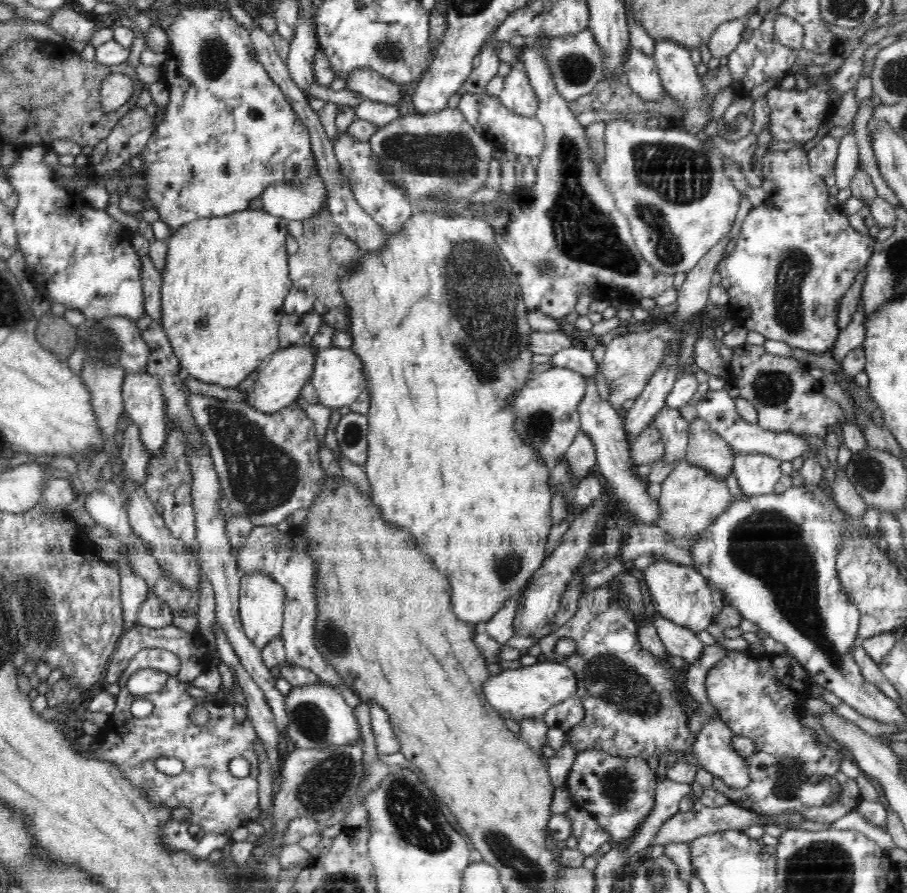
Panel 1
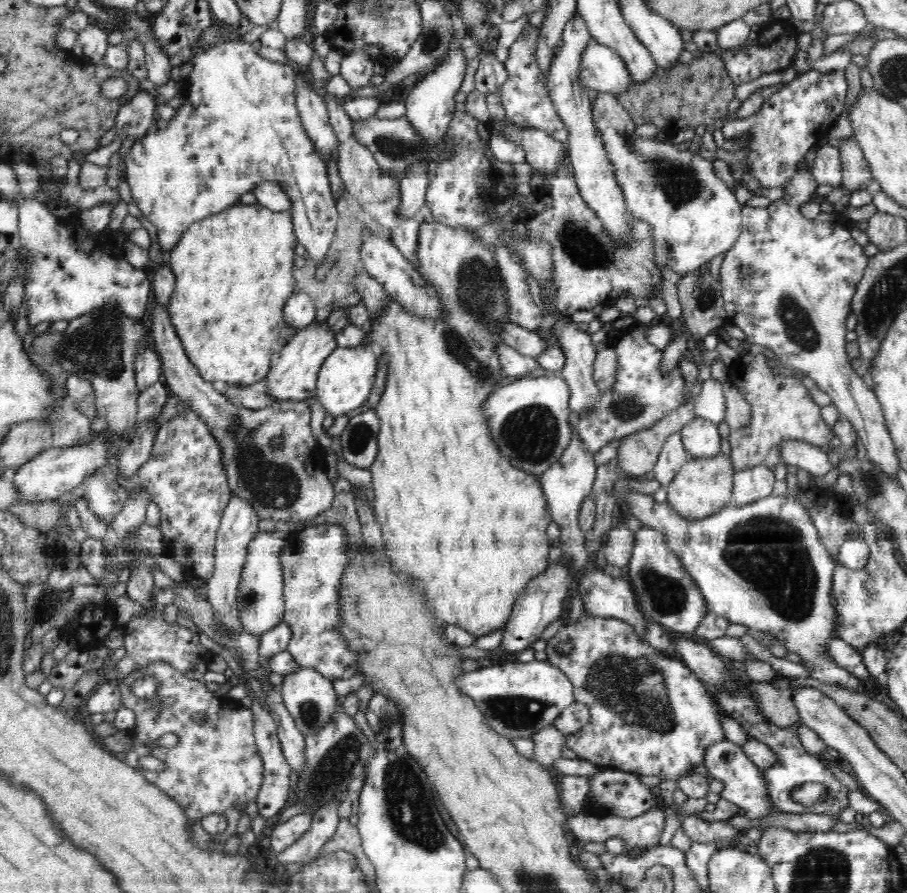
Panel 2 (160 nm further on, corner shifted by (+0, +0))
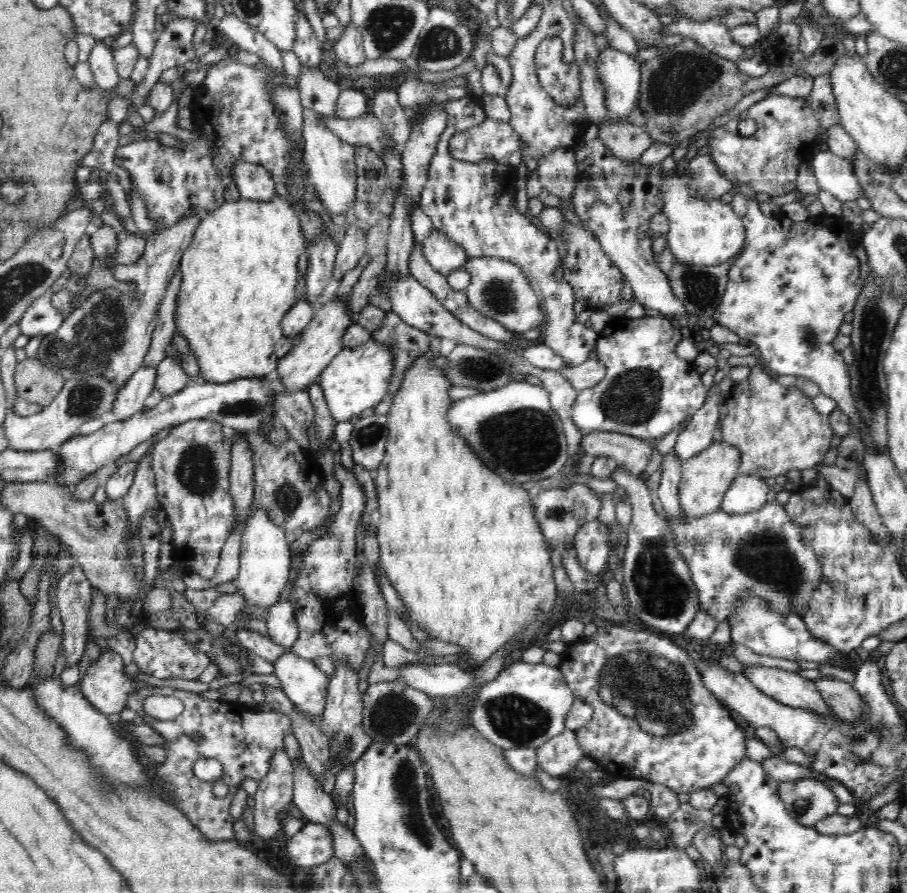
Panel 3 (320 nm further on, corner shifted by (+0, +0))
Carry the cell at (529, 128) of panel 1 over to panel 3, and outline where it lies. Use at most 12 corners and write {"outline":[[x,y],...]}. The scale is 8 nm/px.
{"outline":[[572,148],[544,154],[535,169],[542,186],[573,198],[578,171]]}

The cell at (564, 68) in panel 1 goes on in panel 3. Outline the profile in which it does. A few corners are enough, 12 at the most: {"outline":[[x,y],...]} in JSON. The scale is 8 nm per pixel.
{"outline":[[602,48],[597,70],[609,118],[628,122],[640,92],[641,64]]}

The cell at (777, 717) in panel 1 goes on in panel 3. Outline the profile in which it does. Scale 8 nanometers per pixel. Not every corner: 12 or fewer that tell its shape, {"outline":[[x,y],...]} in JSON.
{"outline":[[815,778],[780,782],[778,794],[796,822],[813,829],[840,804]]}

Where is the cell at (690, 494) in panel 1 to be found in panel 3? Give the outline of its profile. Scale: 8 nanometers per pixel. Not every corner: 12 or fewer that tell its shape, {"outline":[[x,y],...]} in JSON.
{"outline":[[712,442],[683,462],[688,517],[720,510],[739,476],[738,448]]}

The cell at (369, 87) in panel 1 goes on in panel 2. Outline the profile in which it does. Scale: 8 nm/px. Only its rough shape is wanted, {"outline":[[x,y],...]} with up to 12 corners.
{"outline":[[364,51],[342,54],[340,75],[354,89],[374,76]]}

